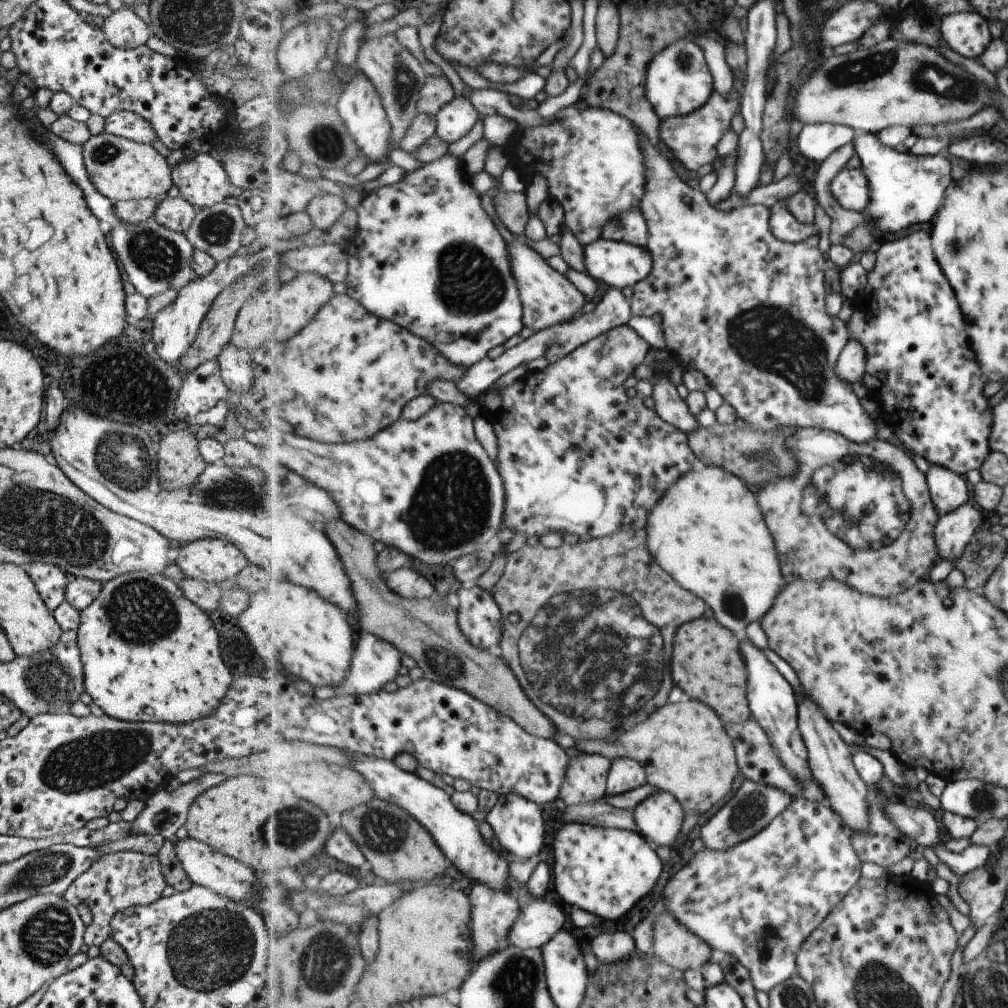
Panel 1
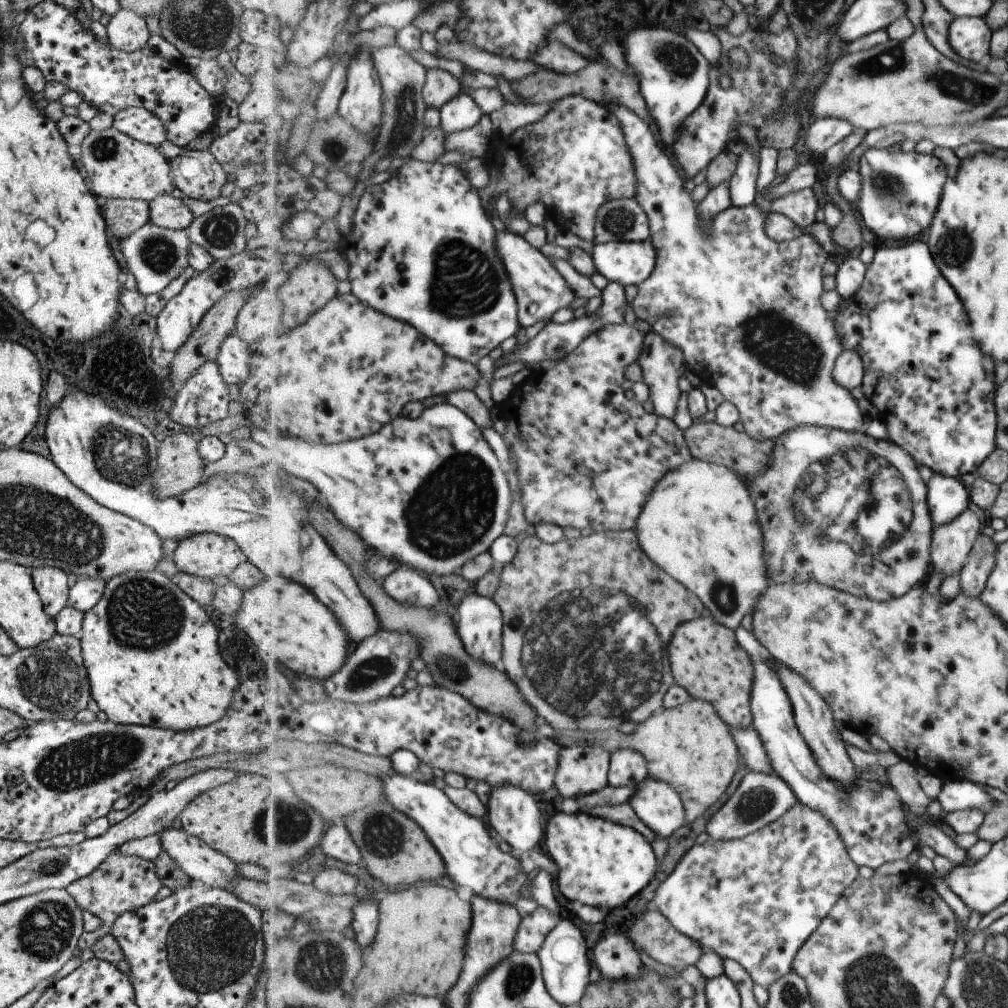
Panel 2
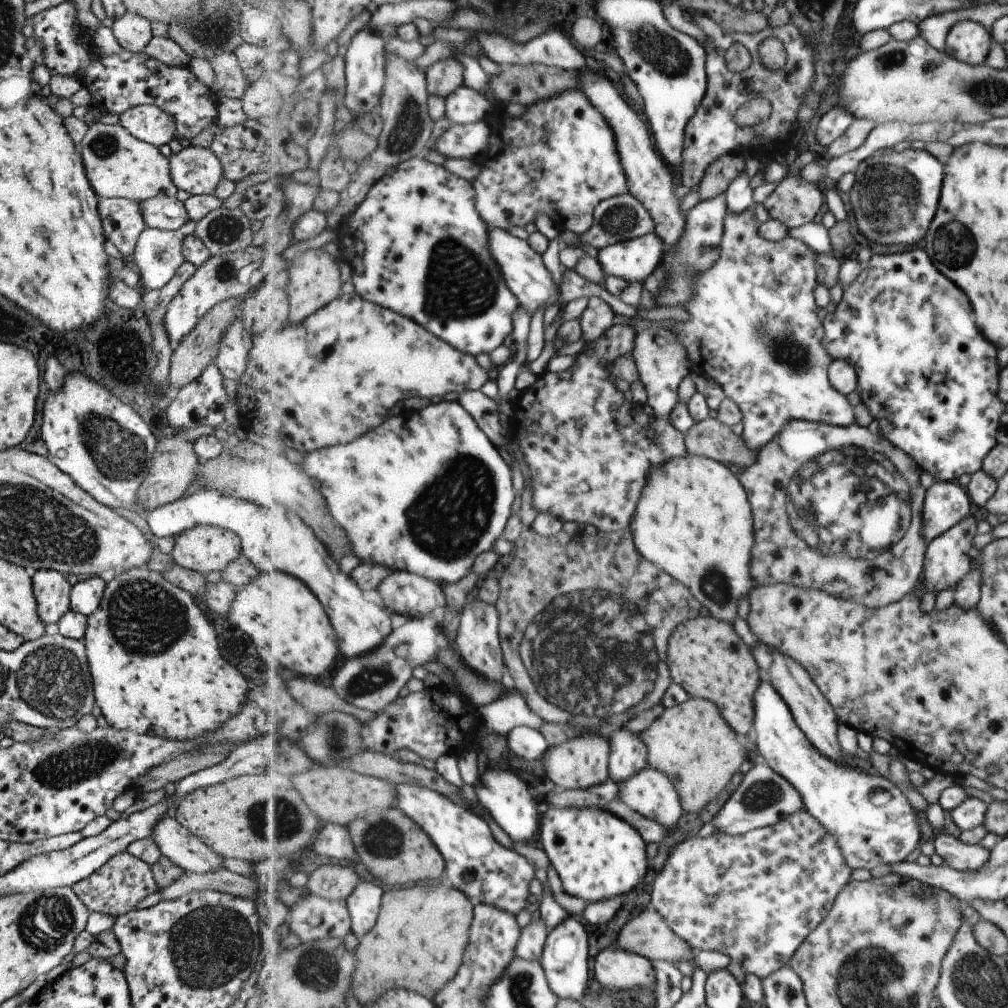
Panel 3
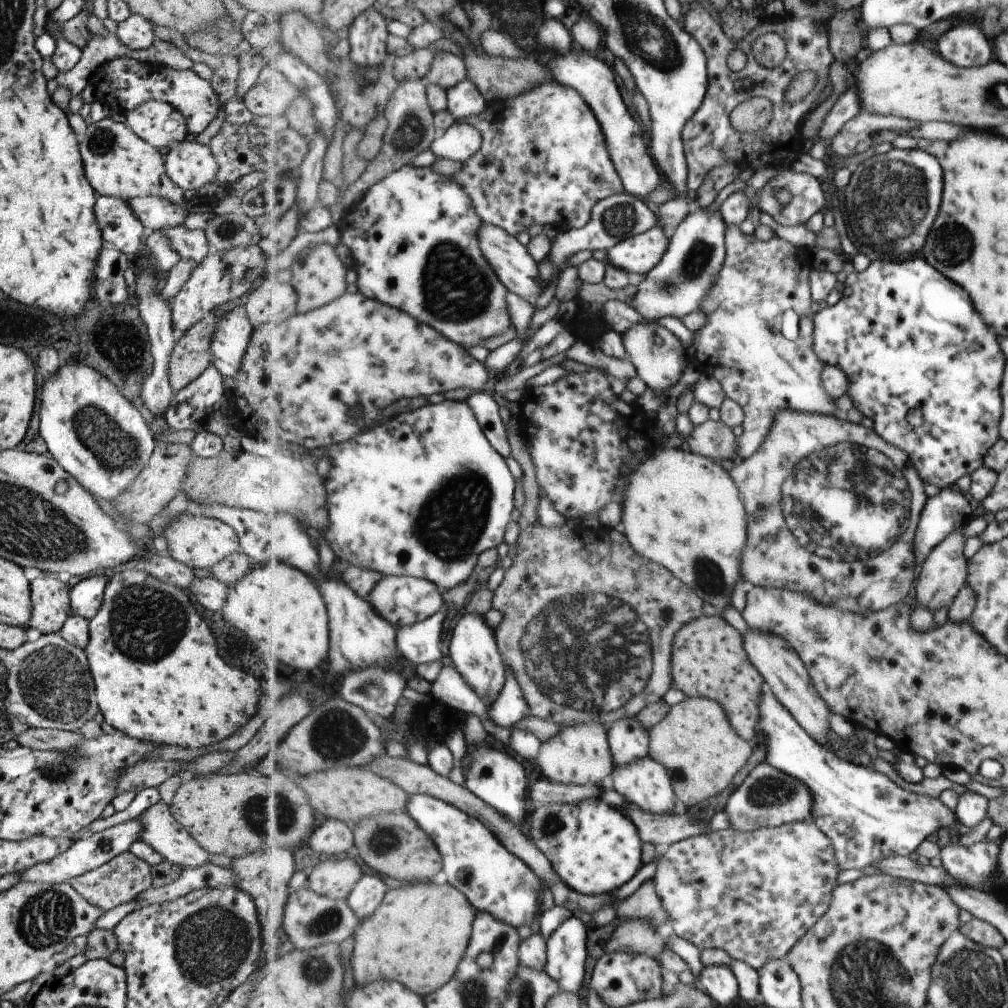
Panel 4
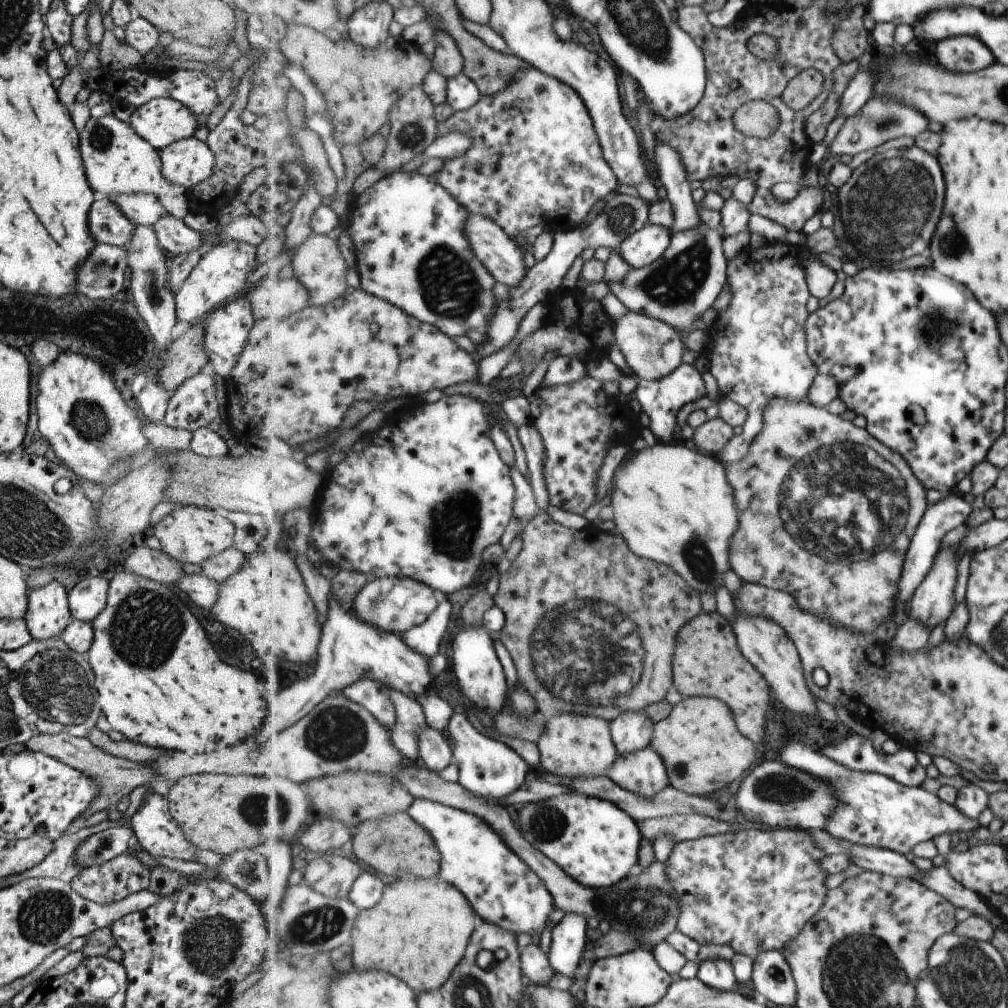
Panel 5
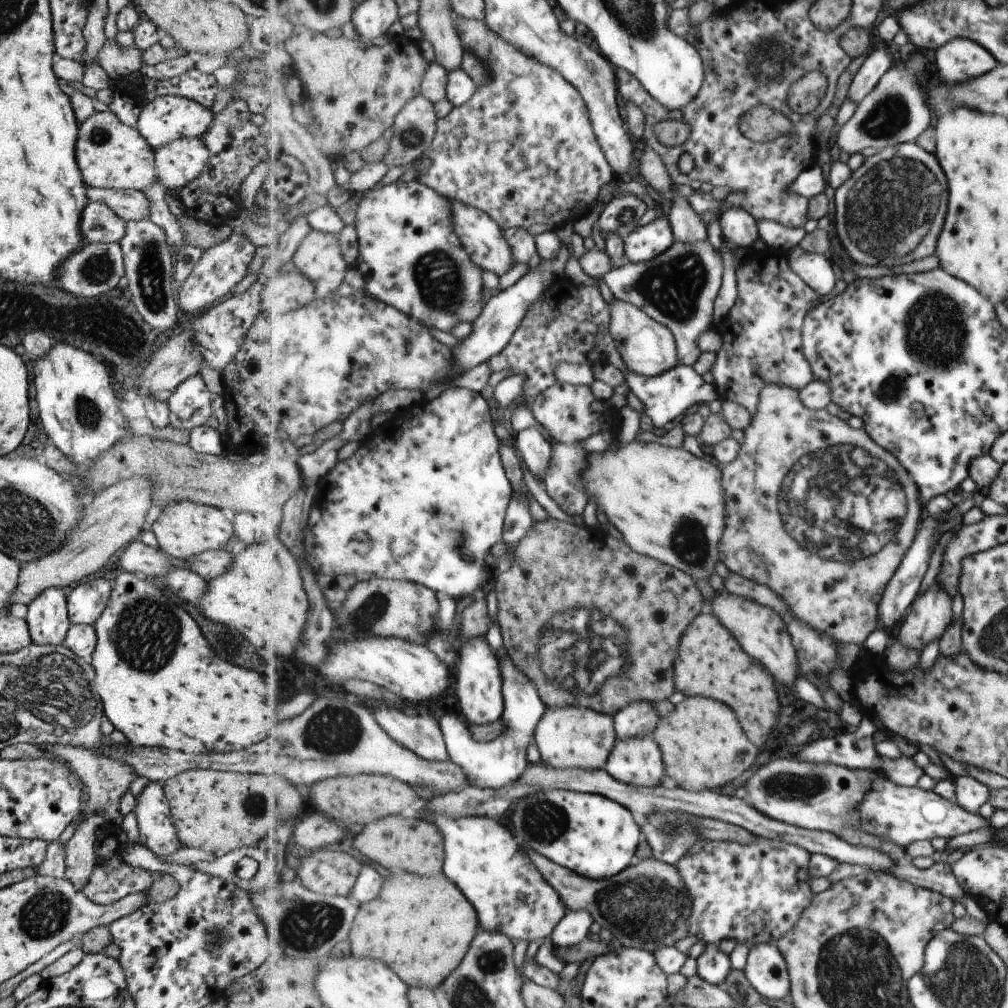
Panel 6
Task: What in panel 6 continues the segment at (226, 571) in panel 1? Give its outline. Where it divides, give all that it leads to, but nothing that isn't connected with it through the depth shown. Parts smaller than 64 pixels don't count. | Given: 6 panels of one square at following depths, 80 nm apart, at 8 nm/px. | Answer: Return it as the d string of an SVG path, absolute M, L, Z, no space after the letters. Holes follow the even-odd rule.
M189 499L171 502L162 507L149 529L155 535L158 548L177 560L185 560L209 549L223 548L233 533L232 521L227 513Z

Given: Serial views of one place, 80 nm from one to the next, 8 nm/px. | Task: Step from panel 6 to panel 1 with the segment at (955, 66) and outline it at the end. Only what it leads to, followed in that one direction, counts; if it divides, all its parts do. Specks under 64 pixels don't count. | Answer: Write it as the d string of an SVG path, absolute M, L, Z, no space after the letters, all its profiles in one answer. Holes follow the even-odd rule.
M973 11L942 16L938 32L962 60L981 57L991 42L986 20Z

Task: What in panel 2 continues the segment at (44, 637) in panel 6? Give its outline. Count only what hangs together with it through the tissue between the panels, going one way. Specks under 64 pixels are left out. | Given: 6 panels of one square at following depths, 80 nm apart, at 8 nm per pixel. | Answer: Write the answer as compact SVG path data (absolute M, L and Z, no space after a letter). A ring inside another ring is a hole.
M42 566L31 569L34 589L38 594L42 611L51 619L66 606L68 595L67 575L58 568Z

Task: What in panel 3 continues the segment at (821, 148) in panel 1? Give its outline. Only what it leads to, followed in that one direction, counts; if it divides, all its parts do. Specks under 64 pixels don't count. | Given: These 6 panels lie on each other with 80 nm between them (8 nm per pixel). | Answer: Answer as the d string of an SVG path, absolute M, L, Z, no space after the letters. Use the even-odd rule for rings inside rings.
M835 105L818 121L815 138L823 146L829 148L830 144L847 132L855 119L854 114L845 107Z

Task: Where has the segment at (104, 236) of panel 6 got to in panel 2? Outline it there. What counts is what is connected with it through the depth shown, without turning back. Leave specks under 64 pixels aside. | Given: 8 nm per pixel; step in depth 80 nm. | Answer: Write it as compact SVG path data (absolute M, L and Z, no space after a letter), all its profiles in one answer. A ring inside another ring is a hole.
M106 199L99 211L105 226L118 241L148 222L148 201L143 199Z

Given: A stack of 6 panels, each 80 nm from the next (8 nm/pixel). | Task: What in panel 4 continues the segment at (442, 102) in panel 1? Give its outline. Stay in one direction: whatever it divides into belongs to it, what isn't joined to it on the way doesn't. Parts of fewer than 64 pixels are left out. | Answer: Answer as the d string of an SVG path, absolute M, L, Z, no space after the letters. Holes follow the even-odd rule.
M438 50L426 81L438 84L448 90L466 78L468 78L468 70L464 58L449 50Z

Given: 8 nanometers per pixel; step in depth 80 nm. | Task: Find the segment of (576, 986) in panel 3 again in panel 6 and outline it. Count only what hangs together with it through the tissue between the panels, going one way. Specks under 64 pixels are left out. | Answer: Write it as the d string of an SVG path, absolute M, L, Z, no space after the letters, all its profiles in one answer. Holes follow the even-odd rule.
M587 909L569 910L555 927L551 940L555 947L570 947L579 944L589 936L589 930L596 920Z

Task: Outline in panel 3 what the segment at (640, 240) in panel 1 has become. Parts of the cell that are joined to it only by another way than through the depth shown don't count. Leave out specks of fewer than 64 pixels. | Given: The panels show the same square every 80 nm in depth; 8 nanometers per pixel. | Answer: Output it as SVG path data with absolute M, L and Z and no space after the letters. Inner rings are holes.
M627 192L600 202L594 210L594 223L582 235L578 235L583 244L593 246L598 251L615 243L645 236L656 230L656 222L649 209L631 193Z

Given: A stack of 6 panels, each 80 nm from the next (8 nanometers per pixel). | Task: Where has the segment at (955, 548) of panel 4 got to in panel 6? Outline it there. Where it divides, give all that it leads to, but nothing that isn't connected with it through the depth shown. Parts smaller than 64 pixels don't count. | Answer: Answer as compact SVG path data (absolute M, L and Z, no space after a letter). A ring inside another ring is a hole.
M935 582L912 604L898 631L900 644L921 653L927 644L939 640L951 621L950 603L945 587Z

